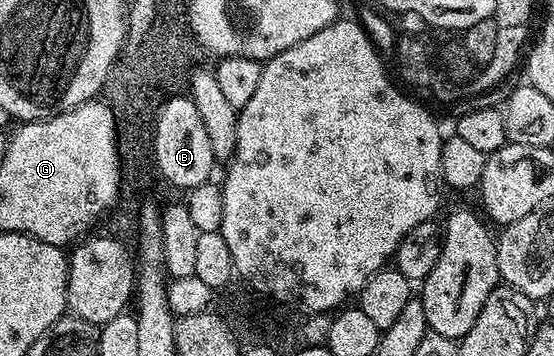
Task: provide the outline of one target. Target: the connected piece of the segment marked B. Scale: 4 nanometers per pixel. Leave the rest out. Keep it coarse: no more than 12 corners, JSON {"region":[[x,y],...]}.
{"region":[[189,95],[153,121],[152,164],[174,188],[207,183],[216,167]]}

